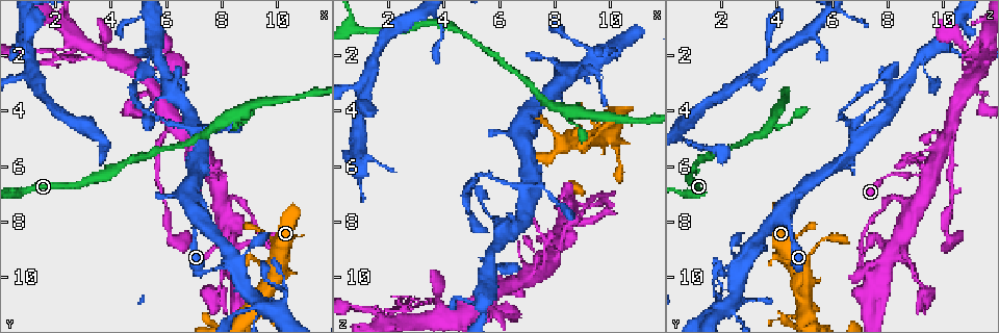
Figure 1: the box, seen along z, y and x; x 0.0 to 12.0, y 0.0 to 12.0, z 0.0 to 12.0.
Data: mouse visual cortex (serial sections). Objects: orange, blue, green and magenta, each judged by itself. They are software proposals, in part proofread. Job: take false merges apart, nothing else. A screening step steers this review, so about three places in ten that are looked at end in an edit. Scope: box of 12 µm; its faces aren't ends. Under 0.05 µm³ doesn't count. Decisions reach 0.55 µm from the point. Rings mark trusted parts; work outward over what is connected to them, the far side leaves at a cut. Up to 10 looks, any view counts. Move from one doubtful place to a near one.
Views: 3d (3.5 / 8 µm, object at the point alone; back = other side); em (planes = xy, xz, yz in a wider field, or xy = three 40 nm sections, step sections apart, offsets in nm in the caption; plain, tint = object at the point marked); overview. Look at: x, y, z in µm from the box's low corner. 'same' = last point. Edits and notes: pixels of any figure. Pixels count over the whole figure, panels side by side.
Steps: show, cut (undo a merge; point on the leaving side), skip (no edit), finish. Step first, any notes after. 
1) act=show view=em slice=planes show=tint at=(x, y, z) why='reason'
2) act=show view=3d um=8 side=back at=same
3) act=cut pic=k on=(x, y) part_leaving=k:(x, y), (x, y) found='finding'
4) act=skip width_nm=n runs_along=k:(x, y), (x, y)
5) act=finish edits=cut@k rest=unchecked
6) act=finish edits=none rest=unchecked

act=show view=3d um=8 at=(8.4, 7.1, 8.2) why='sharp bend'

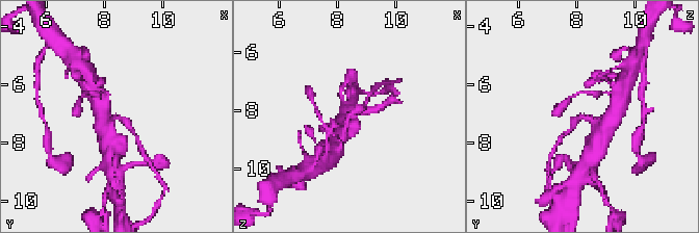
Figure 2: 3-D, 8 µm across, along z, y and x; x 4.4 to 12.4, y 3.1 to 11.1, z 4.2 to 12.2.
act=show view=em slice=xy step=3 show=tint at=(8.4, 7.1, 8.2) arm_widths_nm=250,450

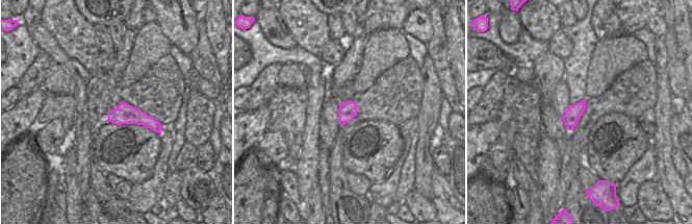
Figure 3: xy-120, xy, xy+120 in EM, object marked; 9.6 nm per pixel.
act=cut pic=2 on=(128, 125) part_leaving=2:(117, 117), (128, 124), (140, 147) found='a second cell is stuck on'

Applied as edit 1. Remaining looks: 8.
act=show view=overview

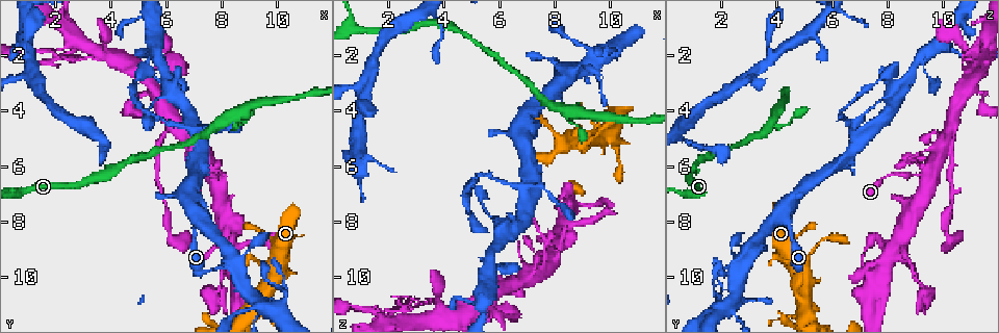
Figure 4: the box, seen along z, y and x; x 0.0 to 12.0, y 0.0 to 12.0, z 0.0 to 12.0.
act=show view=em slice=xy step=3 show=tint at=(7.7, 10.7, 9.4) why='abrupt turn'

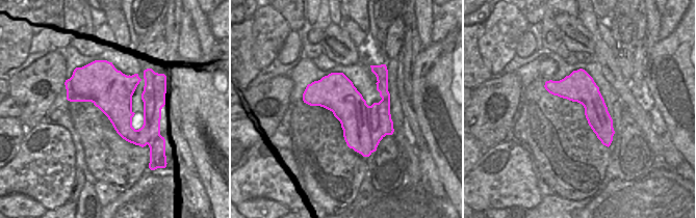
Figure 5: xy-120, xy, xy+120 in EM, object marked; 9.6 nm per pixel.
act=show view=3d um=3.5 at=same

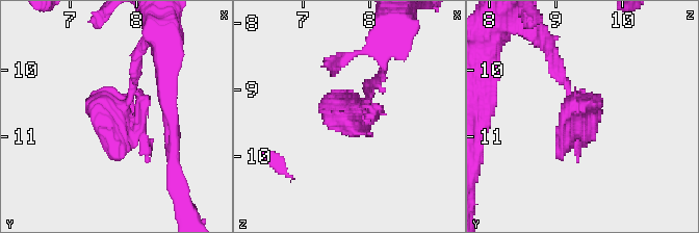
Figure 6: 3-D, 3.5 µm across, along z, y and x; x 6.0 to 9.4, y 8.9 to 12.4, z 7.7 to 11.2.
act=skip width_nm=420 runs_along=5:(547, 84), (574, 88), (608, 142) found='continuous, no second cell'

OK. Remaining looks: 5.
act=show view=3d um=8 at=(6.1, 4.5, 10.4) why='arms part here'

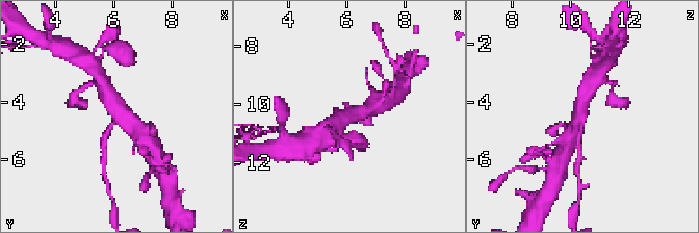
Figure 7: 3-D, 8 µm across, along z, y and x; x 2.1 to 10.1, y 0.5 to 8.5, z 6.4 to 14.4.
act=show view=3d um=3.5 side=back at=(6.1, 4.6, 10.5)

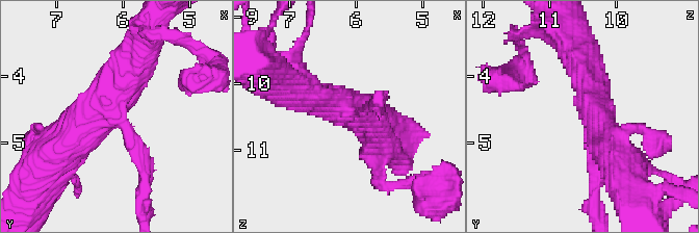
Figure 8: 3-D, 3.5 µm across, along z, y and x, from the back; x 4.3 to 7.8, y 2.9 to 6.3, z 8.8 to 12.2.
act=skip runs_along=8:(57, 150), (124, 80), (137, 48) found='continuous, no second cell'

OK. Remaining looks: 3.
act=show view=3d um=3.5 at=(5.3, 2.9, 11.1) why='small branch off a trunk'

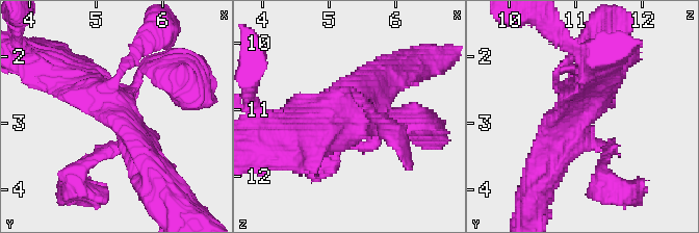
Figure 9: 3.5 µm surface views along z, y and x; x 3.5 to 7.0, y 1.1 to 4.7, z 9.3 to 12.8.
act=show view=em slice=xy step=1 show=tint at=(5.40, 2.80, 11.00)

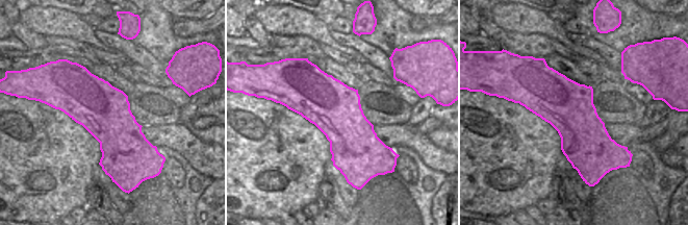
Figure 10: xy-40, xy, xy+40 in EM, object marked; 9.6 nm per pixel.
act=skip width_nm=500 runs_along=9:(152, 164), (126, 117), (69, 69) found='one cell here'

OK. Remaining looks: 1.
act=finish edits=cut@2 rest=unchecked

